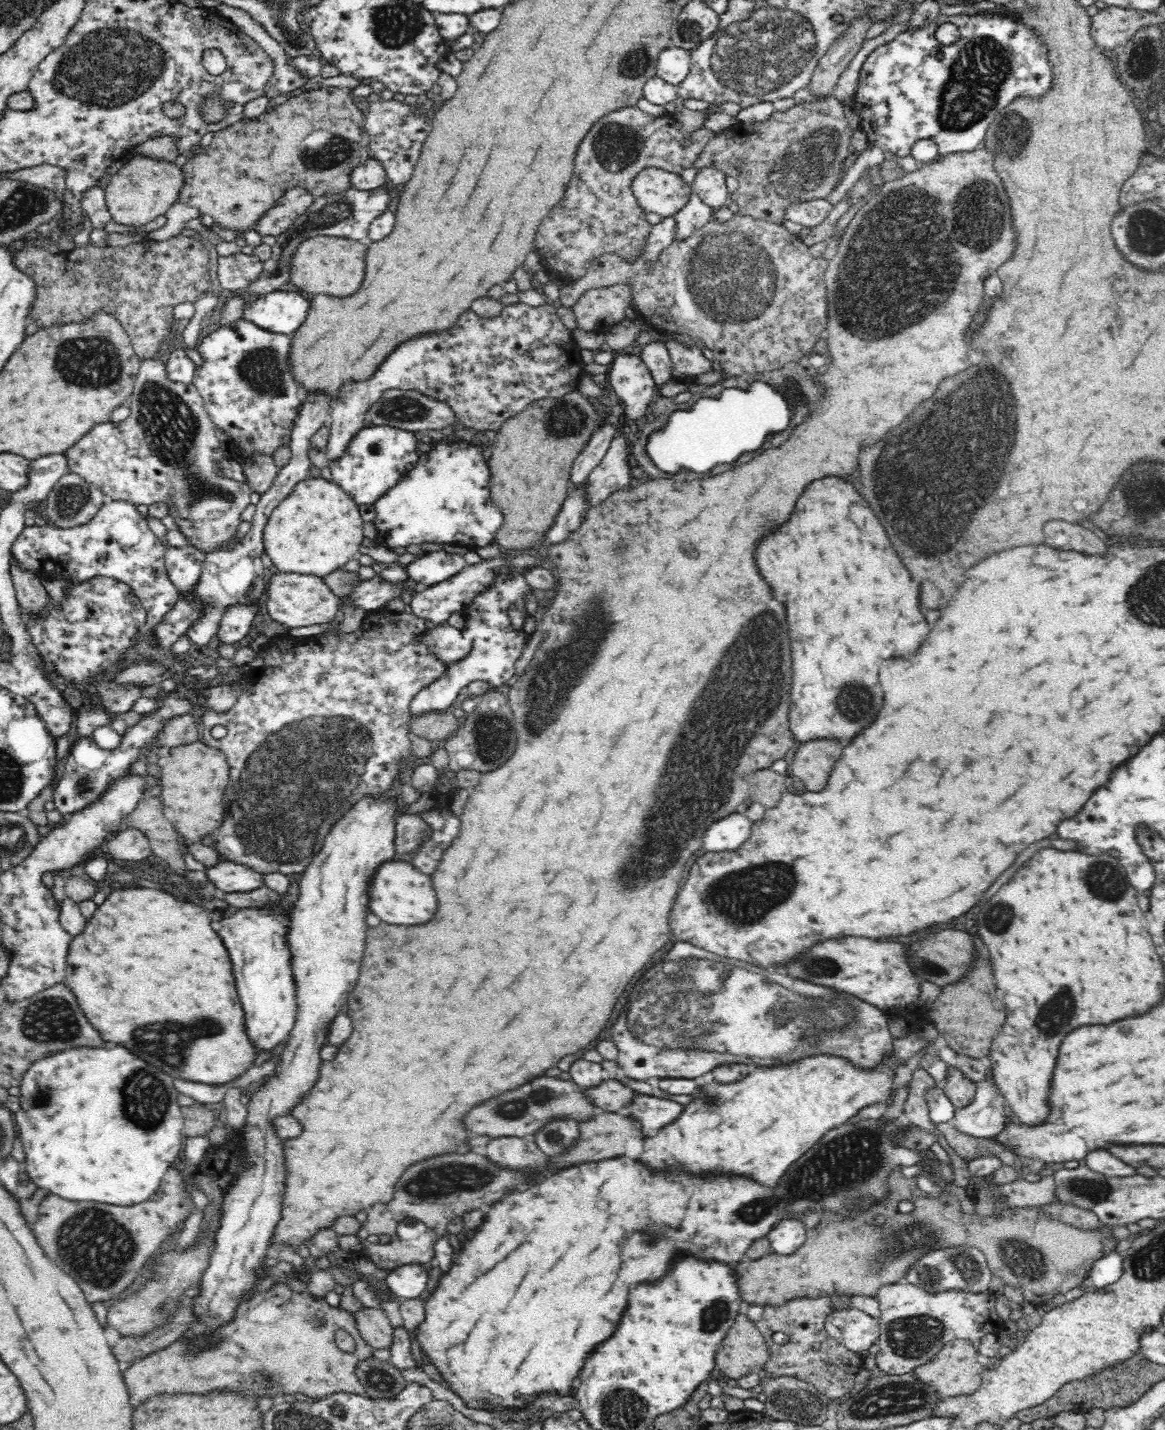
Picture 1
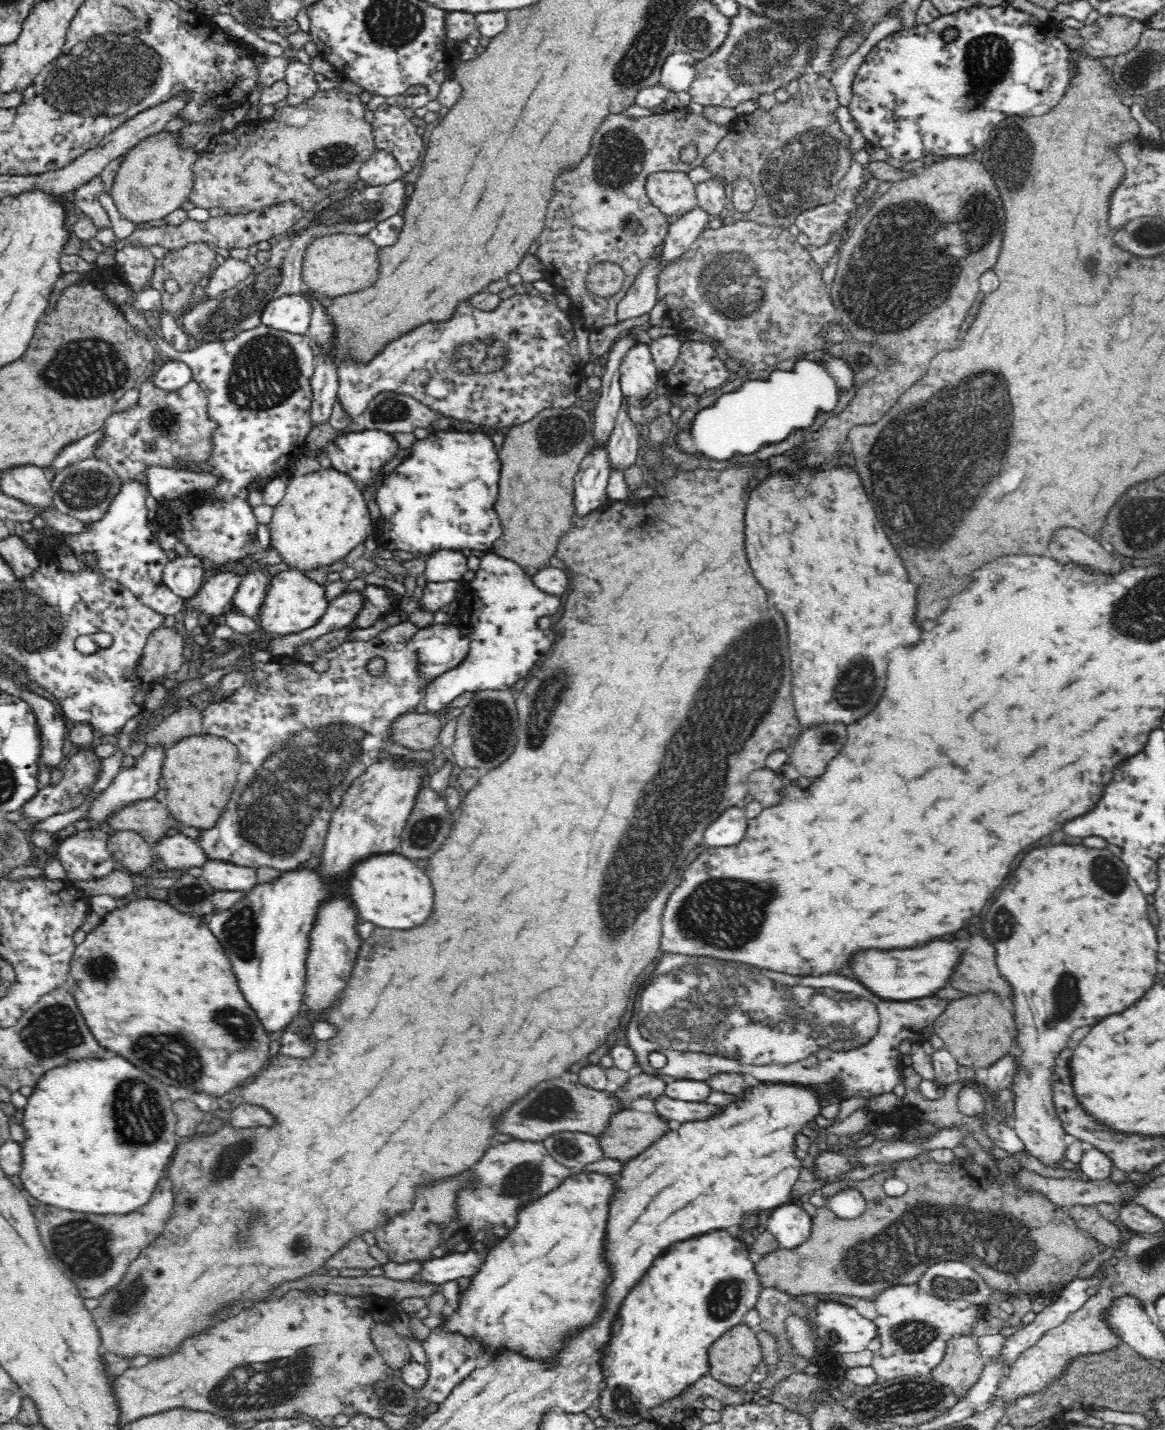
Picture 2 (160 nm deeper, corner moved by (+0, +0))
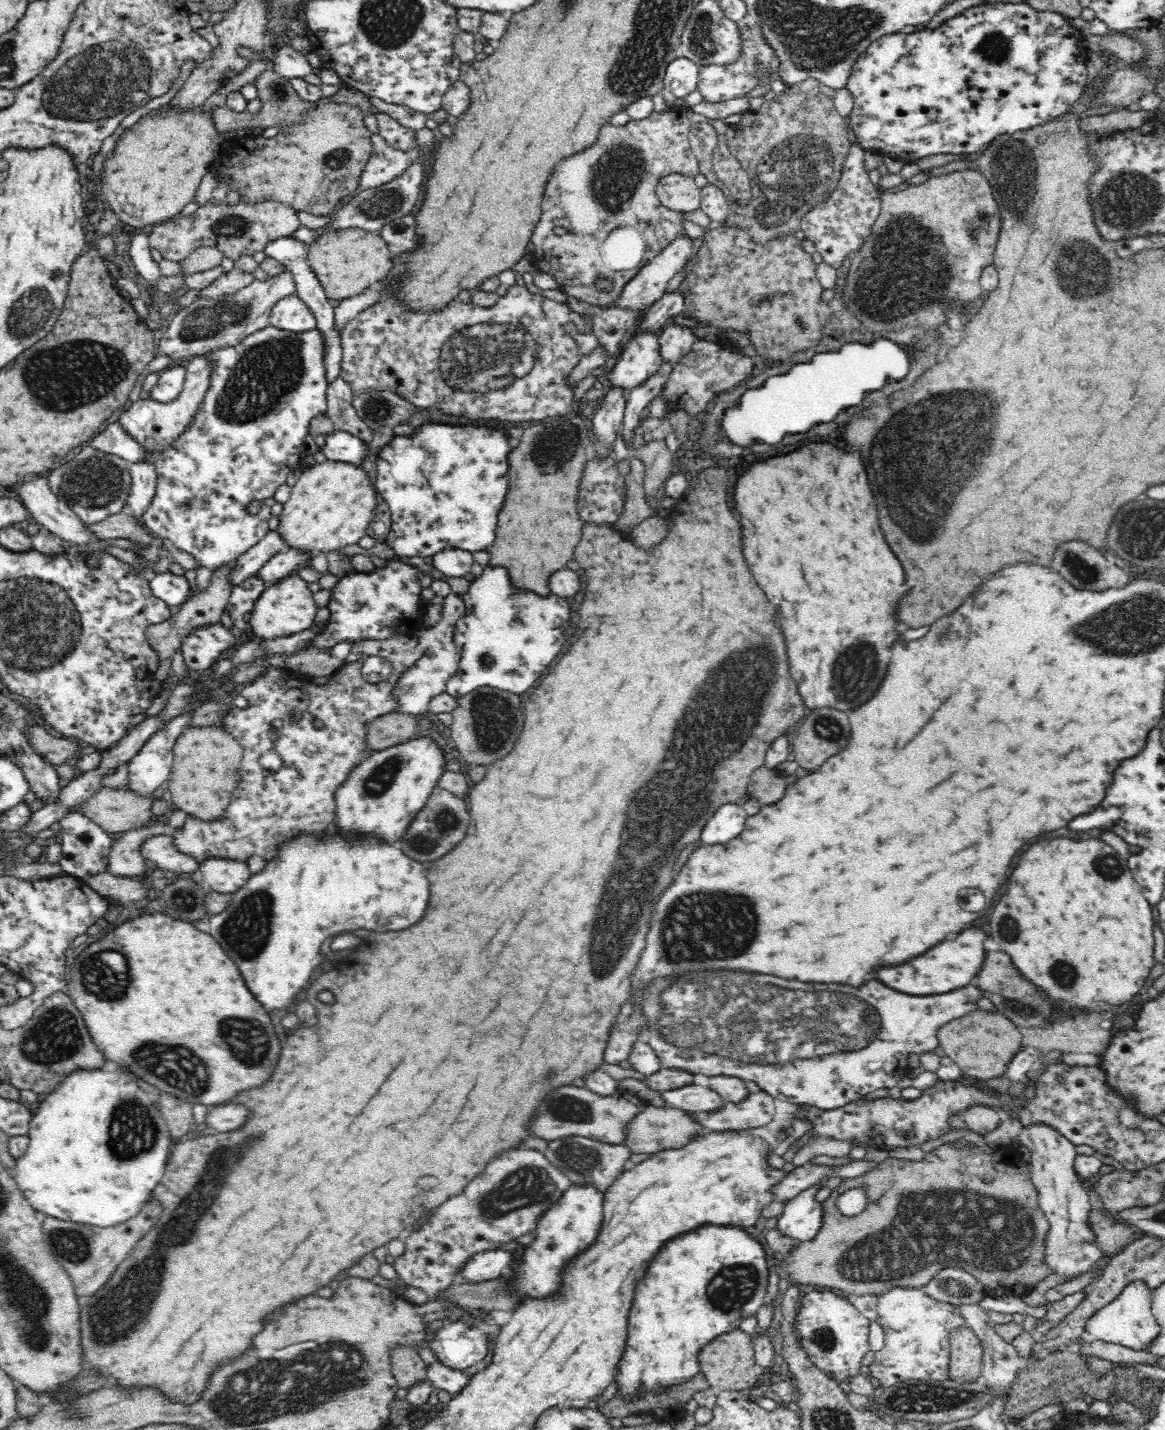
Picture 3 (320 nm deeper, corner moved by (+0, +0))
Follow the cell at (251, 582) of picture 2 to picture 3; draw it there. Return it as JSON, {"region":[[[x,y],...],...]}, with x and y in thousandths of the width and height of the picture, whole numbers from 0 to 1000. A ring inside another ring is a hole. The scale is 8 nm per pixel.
{"region":[[[246,383],[231,390],[218,403],[221,406],[225,406],[227,410],[231,410],[255,401],[257,398],[264,395],[264,393],[266,393],[266,387],[258,387],[255,385]]]}

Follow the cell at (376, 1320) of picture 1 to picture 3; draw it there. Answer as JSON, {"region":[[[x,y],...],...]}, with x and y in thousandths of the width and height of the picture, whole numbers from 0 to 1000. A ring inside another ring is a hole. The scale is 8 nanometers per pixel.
{"region":[[[338,941],[334,943],[336,960],[343,971],[349,971],[366,964],[366,955],[357,943],[350,941]]]}

